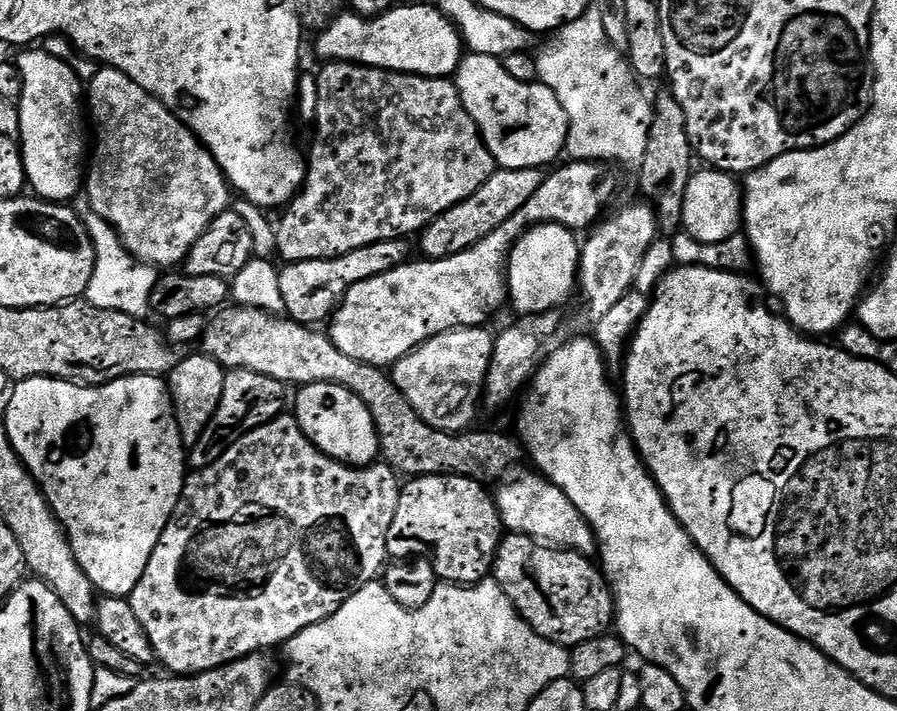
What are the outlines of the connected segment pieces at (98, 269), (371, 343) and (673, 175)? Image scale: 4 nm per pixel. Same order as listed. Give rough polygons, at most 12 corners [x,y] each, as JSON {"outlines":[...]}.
{"outlines":[[[100,216],[83,217],[96,255],[87,303],[147,317],[158,279]],[[561,163],[474,246],[355,284],[326,331],[387,369],[506,304],[538,224],[595,225],[615,167]],[[655,97],[641,197],[661,233],[681,231],[694,153],[682,106]]]}

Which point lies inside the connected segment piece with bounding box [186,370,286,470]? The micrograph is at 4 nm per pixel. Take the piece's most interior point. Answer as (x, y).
(249, 399)

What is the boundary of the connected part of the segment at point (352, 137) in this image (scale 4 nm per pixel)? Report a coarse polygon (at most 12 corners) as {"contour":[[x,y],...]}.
{"contour":[[328,62],[281,261],[419,234],[497,171],[451,79]]}

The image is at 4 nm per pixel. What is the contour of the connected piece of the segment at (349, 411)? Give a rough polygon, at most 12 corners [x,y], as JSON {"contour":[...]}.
{"contour":[[337,384],[297,392],[296,421],[318,450],[377,459],[372,415]]}

